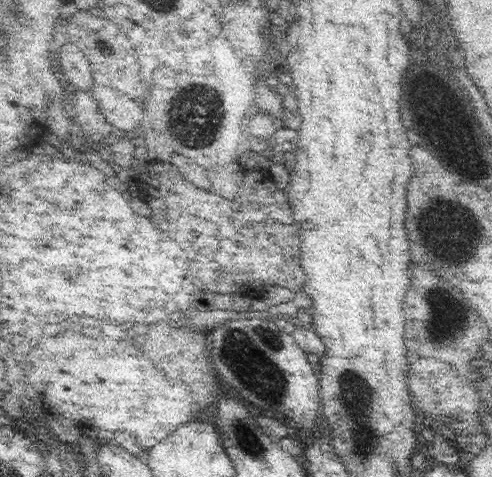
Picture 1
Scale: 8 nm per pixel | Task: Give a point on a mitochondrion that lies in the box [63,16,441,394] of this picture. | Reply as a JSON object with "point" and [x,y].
{"point":[198,124]}

